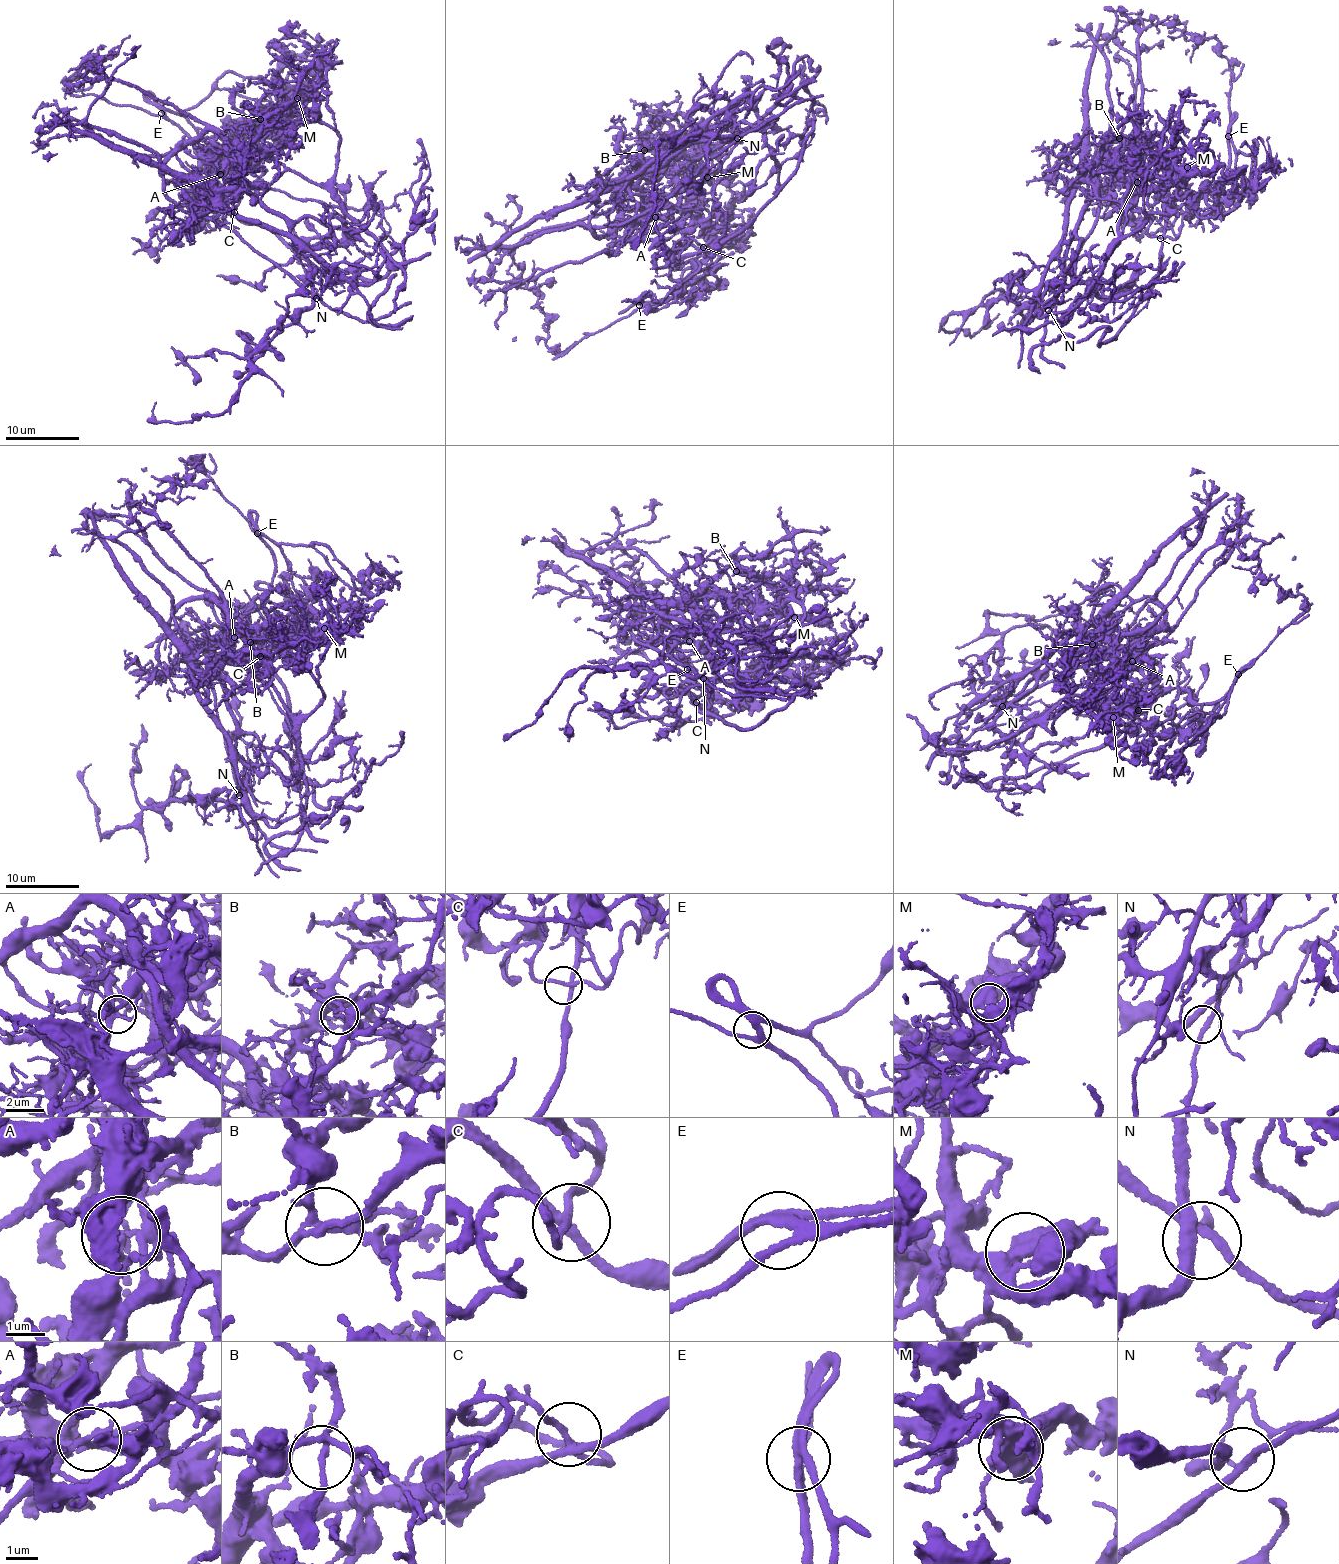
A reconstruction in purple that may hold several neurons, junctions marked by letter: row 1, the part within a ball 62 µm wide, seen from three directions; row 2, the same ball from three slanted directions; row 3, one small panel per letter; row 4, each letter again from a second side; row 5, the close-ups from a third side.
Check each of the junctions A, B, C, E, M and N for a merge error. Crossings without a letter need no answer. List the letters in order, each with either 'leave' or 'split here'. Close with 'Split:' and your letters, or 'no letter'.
A: split here
B: split here
C: leave
E: leave
M: split here
N: leave
Split: A, B, M

